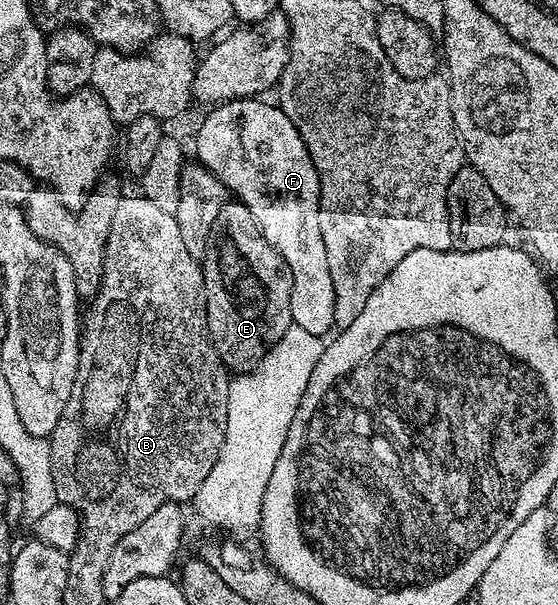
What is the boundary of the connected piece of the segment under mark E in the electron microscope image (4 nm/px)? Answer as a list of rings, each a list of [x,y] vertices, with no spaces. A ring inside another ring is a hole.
[[[227,202],[220,214],[216,214],[216,226],[212,228],[206,259],[201,261],[201,265],[206,287],[206,317],[210,341],[216,346],[218,357],[227,369],[245,369],[261,360],[292,326],[292,274],[284,258],[262,233],[262,227],[252,216],[252,210],[248,210],[248,206],[240,202]]]

